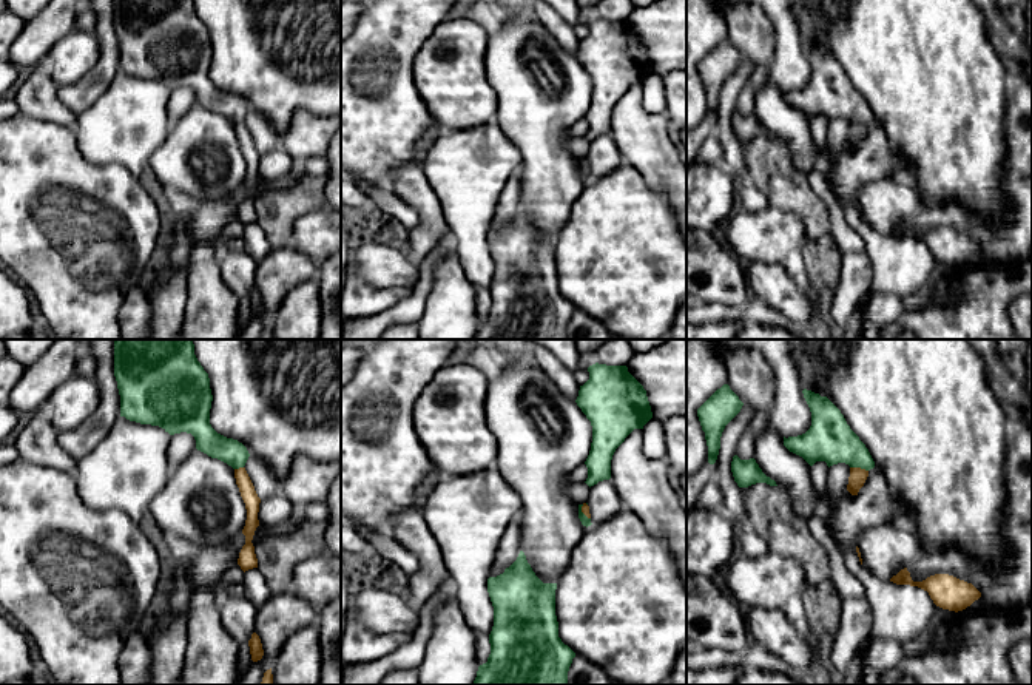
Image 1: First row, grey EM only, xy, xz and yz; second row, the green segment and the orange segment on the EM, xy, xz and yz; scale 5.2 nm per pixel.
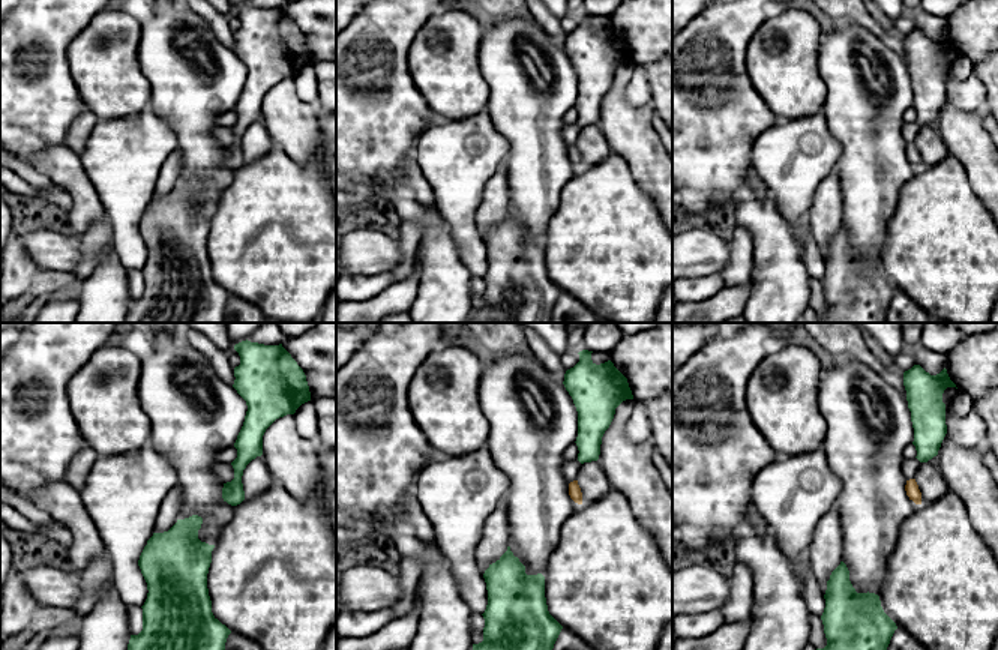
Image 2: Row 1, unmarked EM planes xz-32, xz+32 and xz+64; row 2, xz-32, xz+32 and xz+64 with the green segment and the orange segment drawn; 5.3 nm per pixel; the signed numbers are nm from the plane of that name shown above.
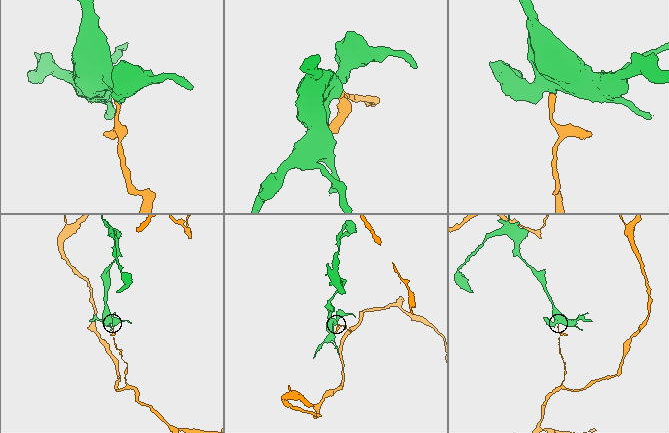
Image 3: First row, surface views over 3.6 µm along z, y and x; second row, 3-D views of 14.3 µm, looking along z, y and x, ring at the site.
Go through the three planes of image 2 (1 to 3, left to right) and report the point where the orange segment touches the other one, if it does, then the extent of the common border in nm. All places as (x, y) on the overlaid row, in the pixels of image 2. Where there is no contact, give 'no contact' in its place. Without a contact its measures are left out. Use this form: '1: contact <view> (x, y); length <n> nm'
1: no contact
2: no contact
3: no contact

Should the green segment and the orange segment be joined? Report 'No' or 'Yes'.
Yes

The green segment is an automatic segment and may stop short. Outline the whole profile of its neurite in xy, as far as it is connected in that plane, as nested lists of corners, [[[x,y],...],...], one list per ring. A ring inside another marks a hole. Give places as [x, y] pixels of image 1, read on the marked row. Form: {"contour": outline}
{"contour": [[[114,339],[114,376],[120,395],[120,417],[140,424],[159,426],[170,435],[191,434],[197,450],[234,469],[236,484],[247,509],[247,520],[242,529],[245,545],[239,552],[238,565],[244,572],[258,568],[251,540],[259,526],[261,498],[244,467],[250,454],[242,443],[218,434],[211,427],[210,409],[213,395],[210,378],[194,355],[193,339]]]}

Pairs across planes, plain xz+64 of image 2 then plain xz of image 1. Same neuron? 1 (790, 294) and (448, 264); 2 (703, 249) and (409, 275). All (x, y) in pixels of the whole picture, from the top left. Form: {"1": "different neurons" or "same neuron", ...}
{"1": "same neuron", "2": "same neuron"}

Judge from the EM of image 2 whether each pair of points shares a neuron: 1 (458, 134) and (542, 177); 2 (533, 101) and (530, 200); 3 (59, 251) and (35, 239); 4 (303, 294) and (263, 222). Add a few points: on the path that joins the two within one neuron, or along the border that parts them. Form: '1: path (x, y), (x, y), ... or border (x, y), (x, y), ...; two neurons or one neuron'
1: border (492, 125), (509, 146), (503, 162); two neurons
2: path (533, 125), (533, 176); one neuron
3: path (53, 249), (41, 243); one neuron
4: path (288, 276), (281, 240); one neuron

